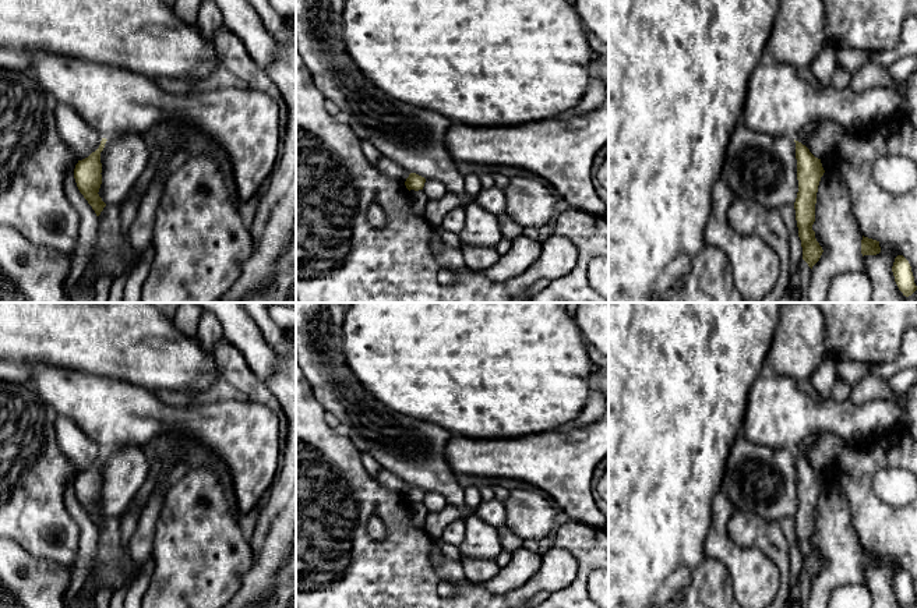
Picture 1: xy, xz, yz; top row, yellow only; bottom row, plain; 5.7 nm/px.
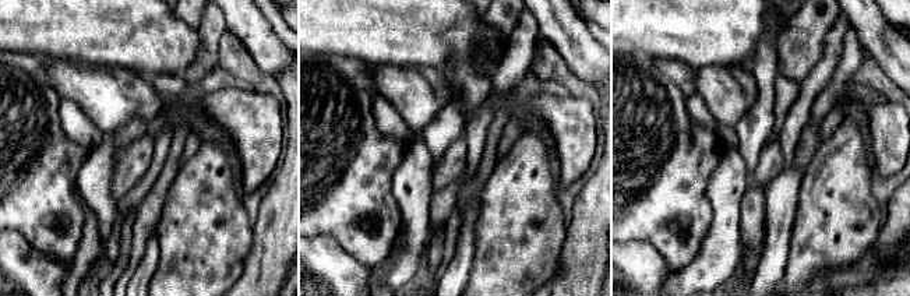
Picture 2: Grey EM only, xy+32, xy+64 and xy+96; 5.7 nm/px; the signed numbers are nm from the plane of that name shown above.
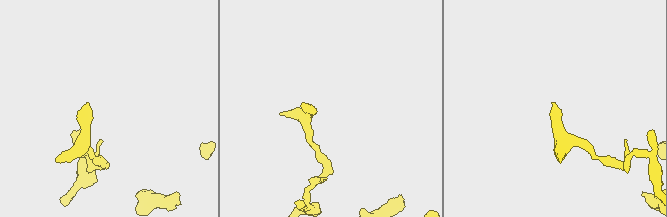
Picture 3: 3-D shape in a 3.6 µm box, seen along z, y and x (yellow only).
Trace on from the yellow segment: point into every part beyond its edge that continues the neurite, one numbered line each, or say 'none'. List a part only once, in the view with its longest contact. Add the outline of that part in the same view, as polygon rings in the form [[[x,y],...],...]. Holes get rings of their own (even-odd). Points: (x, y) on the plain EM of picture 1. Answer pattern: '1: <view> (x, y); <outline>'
none

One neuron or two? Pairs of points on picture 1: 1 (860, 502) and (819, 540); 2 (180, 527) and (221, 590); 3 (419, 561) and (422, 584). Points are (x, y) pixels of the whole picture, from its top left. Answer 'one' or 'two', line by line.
1: two
2: one
3: one

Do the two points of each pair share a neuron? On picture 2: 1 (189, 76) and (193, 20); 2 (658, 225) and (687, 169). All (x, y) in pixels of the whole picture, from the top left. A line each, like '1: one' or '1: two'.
1: two
2: one

